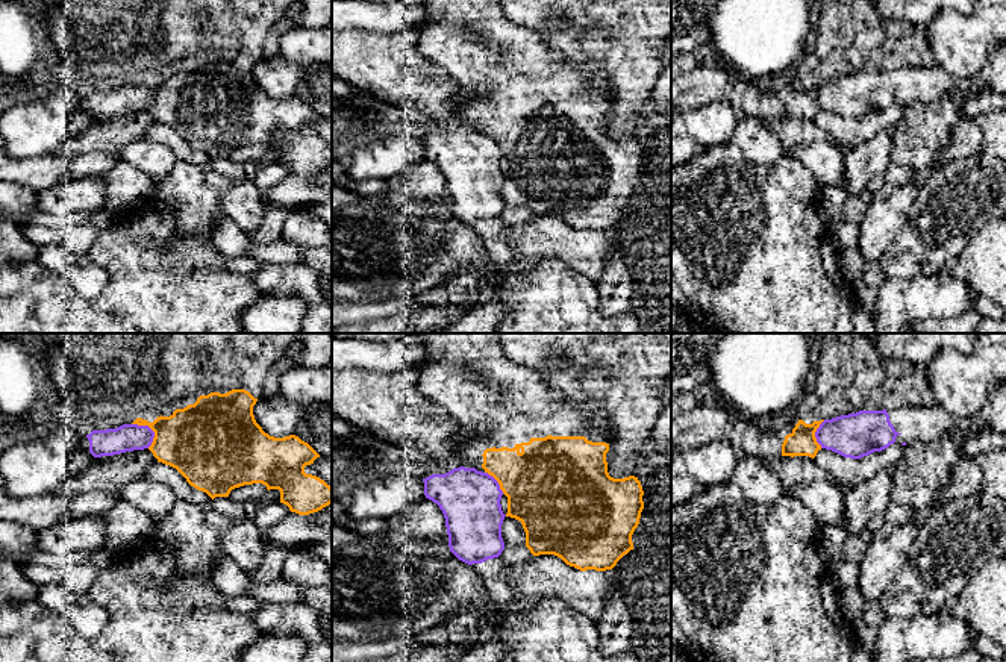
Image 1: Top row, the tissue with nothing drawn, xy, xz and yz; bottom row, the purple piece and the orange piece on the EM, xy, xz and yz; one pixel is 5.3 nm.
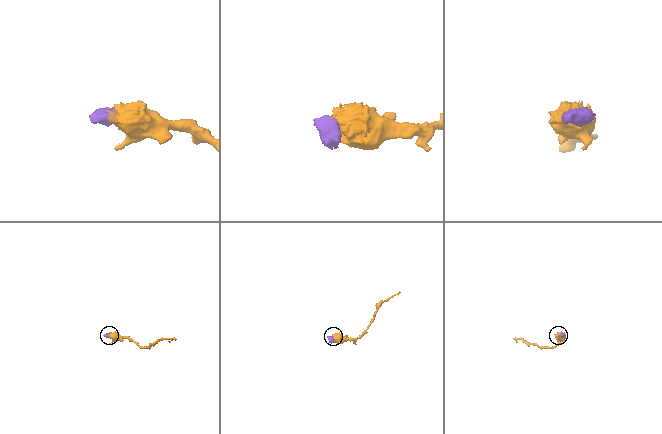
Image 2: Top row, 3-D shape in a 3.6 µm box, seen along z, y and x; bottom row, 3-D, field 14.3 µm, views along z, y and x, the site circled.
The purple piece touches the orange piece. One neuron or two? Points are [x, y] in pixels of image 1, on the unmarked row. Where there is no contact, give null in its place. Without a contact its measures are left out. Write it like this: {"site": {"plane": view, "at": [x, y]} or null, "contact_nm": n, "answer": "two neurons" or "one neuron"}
{"site": {"plane": "xy", "at": [150, 90]}, "contact_nm": 160, "answer": "two neurons"}

